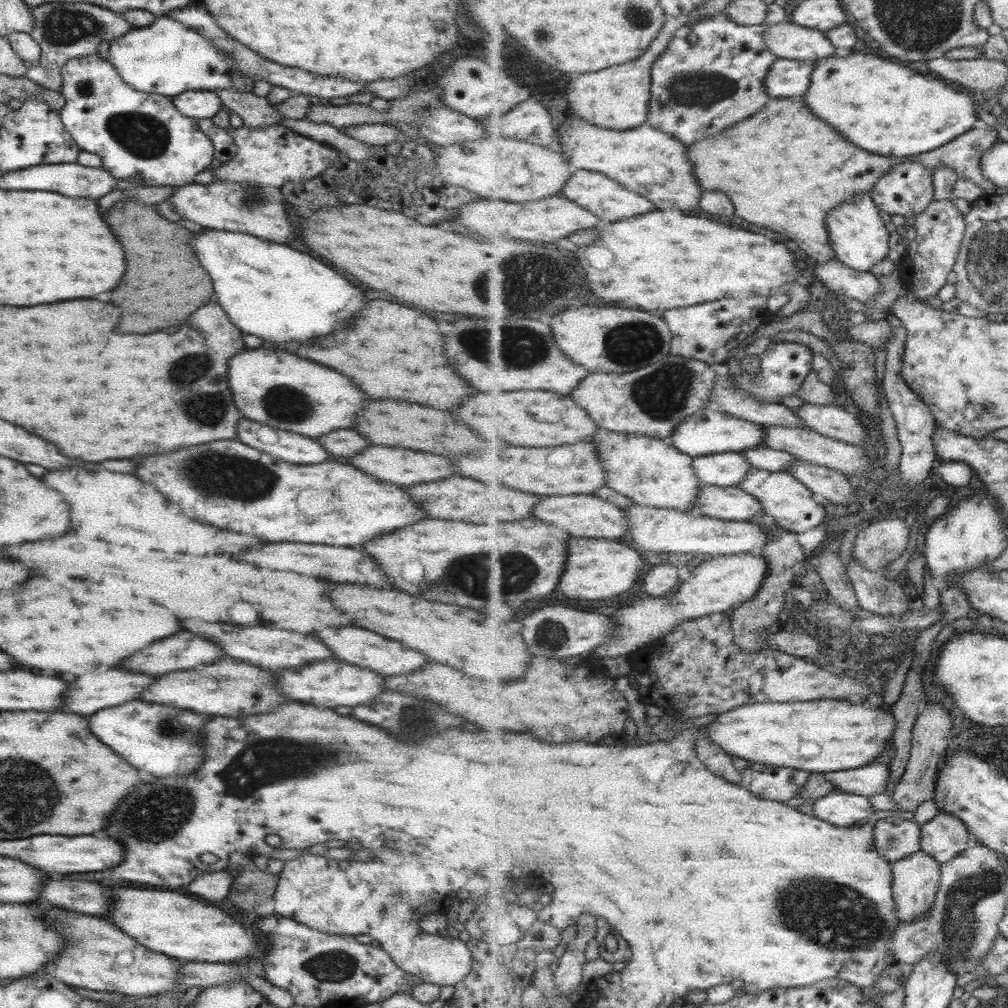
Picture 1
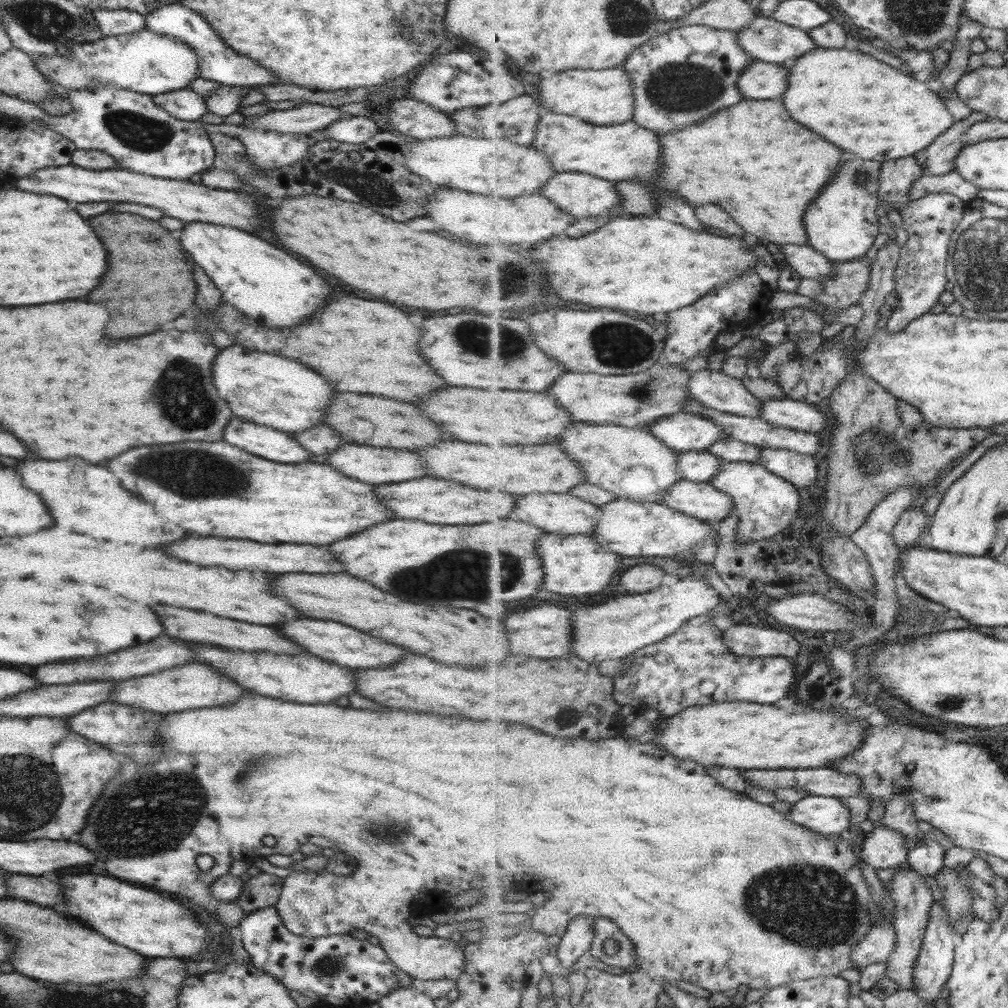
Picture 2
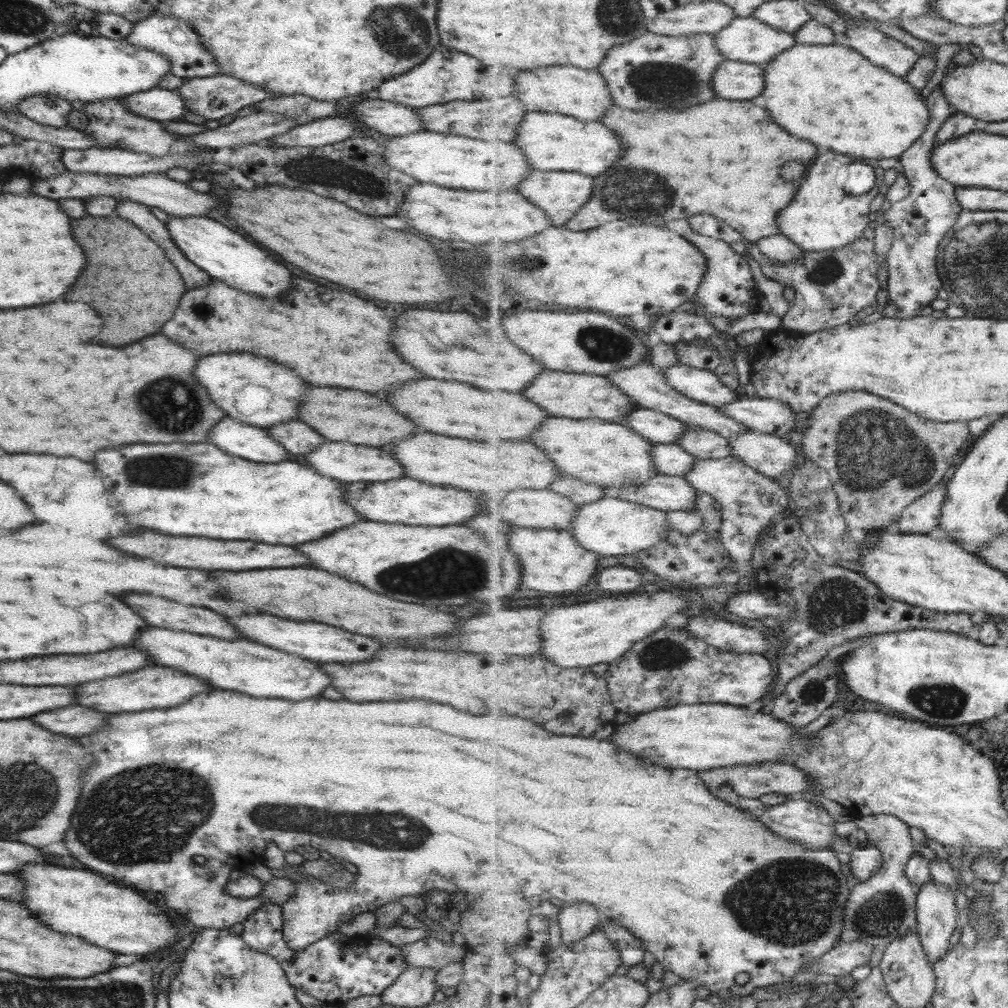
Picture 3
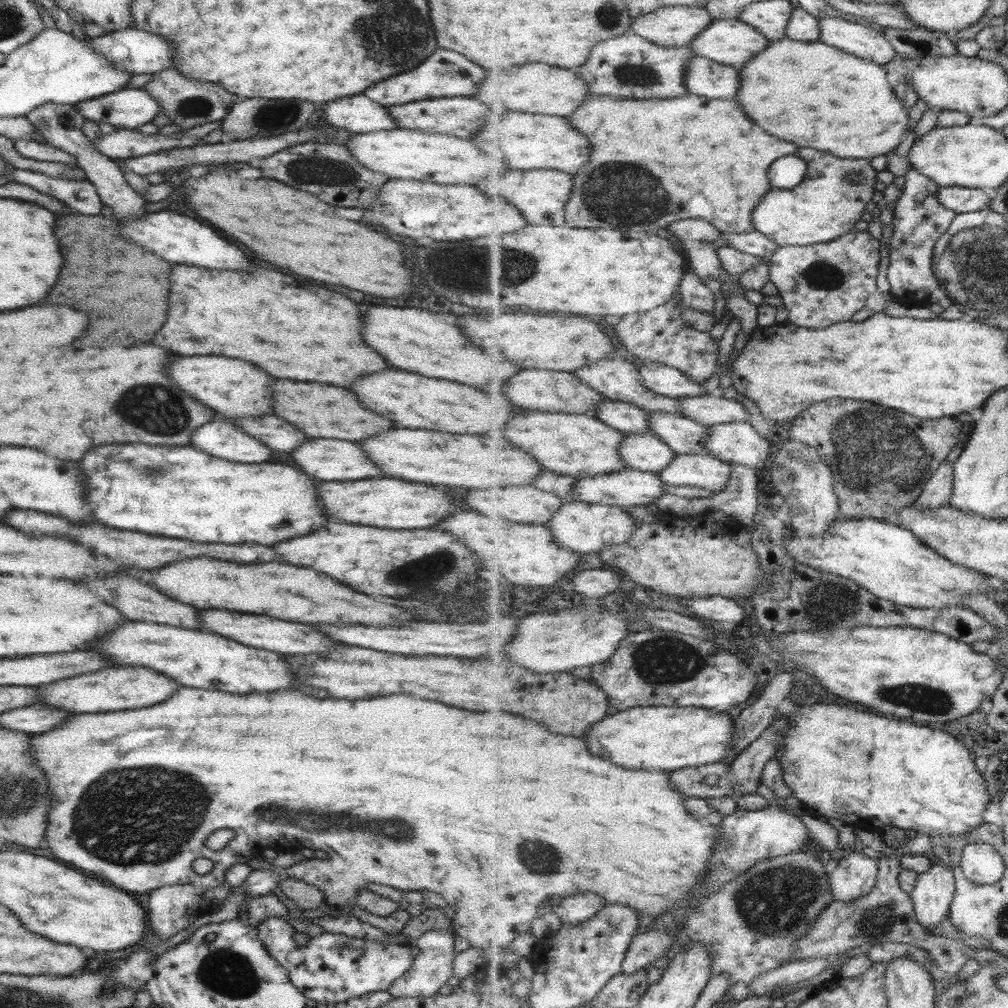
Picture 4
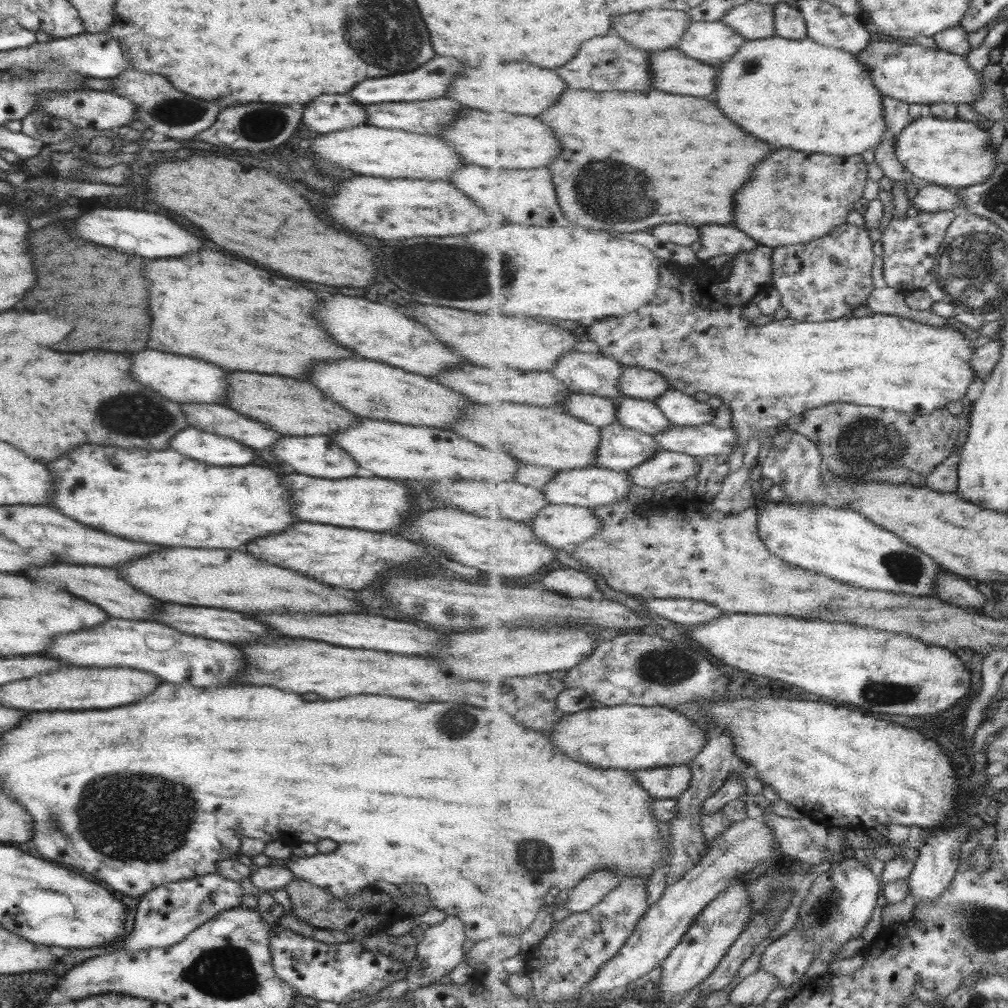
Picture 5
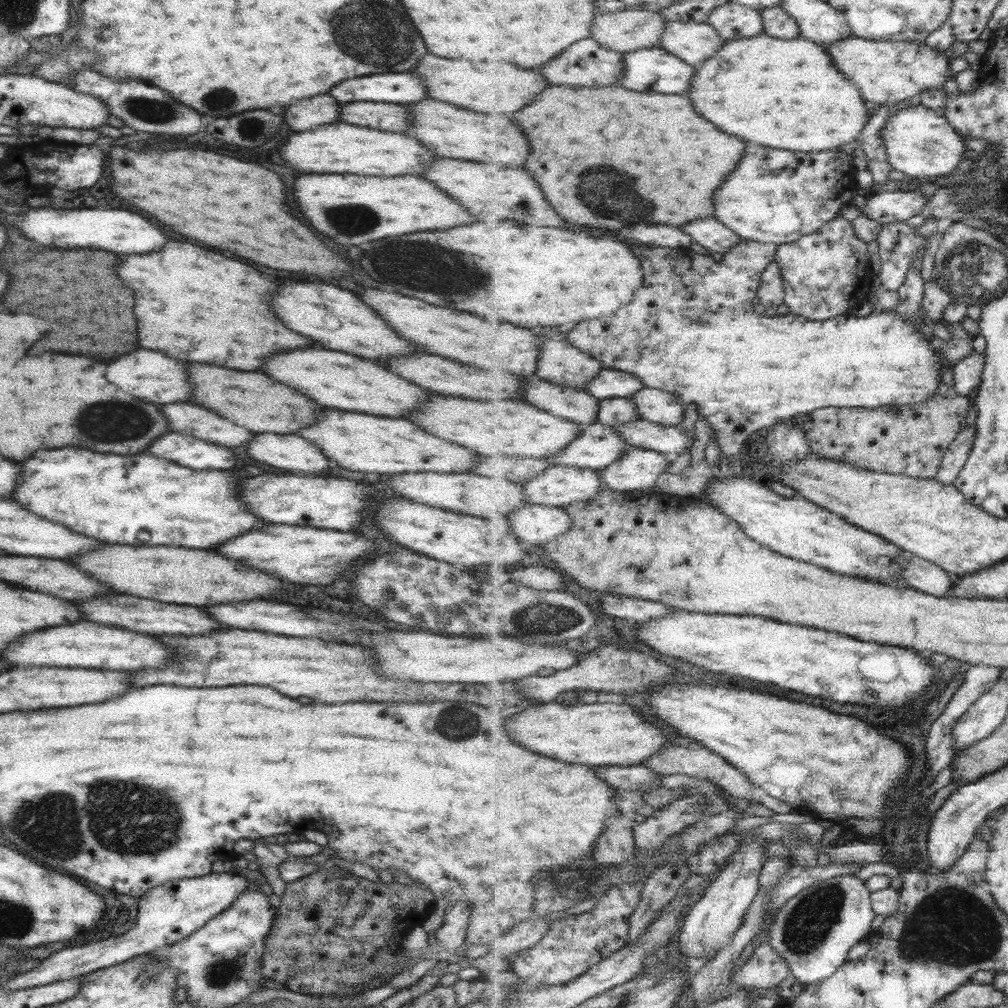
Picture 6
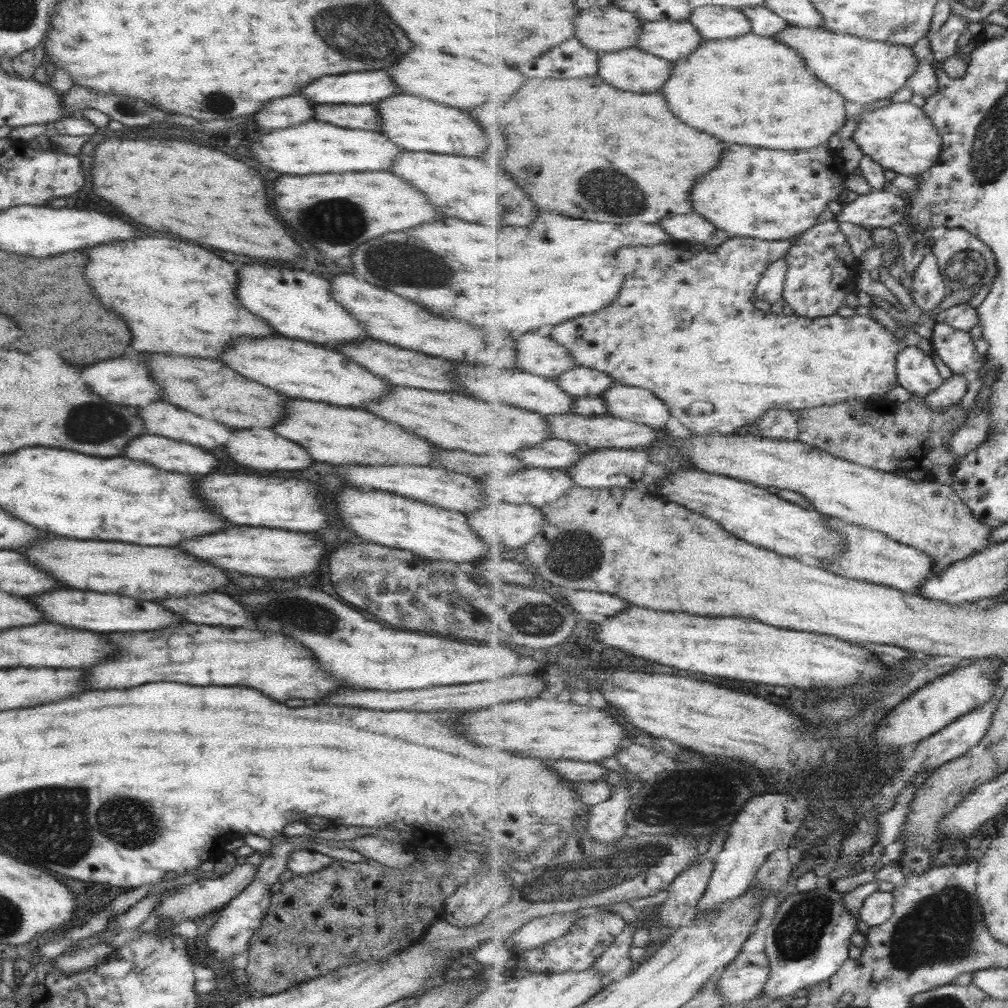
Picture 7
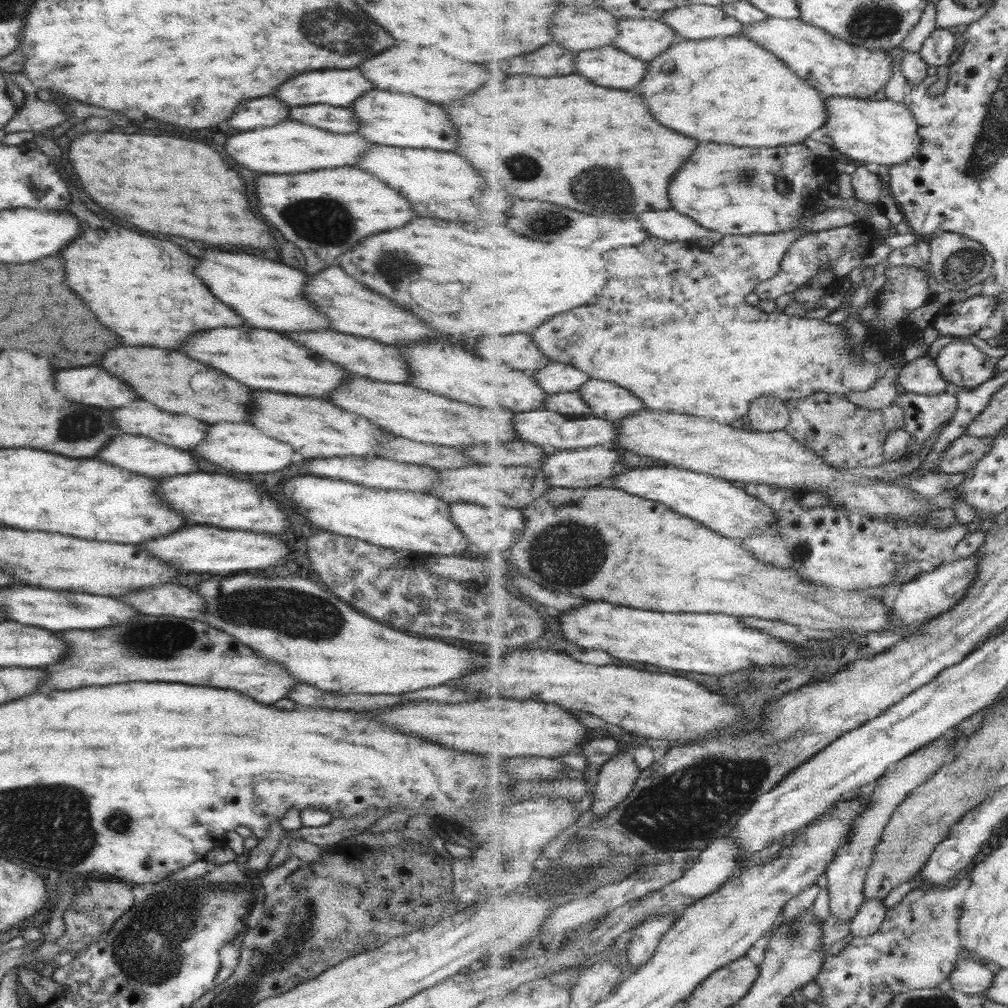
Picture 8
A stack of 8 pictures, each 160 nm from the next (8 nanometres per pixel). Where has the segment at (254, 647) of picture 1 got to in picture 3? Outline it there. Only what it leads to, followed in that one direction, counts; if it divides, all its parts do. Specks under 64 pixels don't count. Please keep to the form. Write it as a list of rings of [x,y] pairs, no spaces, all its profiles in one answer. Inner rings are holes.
[[[123,594],[117,596],[121,602],[125,602],[129,608],[133,608],[133,612],[137,612],[145,624],[149,626],[157,626],[157,628],[169,628],[169,630],[183,630],[183,632],[193,632],[193,634],[201,634],[201,636],[213,636],[213,638],[221,638],[221,640],[235,640],[239,638],[237,632],[223,620],[223,616],[205,610],[205,608],[197,608],[197,606],[183,606],[183,604],[175,604],[171,600],[163,600],[159,596],[147,596],[147,594]]]

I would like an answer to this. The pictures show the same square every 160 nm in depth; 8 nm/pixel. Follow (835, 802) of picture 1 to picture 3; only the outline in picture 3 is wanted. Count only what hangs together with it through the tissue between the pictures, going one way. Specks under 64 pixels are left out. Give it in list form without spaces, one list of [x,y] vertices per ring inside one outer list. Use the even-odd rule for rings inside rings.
[[[809,798],[789,799],[783,804],[768,805],[766,809],[762,810],[761,814],[755,815],[754,819],[764,822],[773,833],[777,833],[781,838],[802,844],[805,848],[825,849],[830,847],[836,838],[835,820],[831,817],[831,814],[825,808],[811,803]]]

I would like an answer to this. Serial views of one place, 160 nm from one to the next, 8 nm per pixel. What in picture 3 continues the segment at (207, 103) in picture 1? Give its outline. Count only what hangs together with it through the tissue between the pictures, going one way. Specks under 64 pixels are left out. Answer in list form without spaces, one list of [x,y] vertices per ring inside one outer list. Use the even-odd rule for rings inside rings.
[[[149,88],[145,92],[135,92],[120,100],[129,113],[141,118],[156,120],[159,123],[175,121],[186,113],[176,90]]]

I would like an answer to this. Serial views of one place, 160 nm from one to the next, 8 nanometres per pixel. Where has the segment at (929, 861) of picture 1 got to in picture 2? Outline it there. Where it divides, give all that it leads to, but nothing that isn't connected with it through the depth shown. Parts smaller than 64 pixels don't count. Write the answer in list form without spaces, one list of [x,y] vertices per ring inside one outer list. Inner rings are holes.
[[[905,863],[904,867],[901,865],[901,867],[901,871],[887,882],[889,896],[896,906],[894,926],[897,931],[897,946],[886,962],[888,964],[887,977],[894,980],[899,989],[915,990],[916,962],[920,958],[933,905],[938,901],[933,898],[929,877],[919,874],[908,863]]]

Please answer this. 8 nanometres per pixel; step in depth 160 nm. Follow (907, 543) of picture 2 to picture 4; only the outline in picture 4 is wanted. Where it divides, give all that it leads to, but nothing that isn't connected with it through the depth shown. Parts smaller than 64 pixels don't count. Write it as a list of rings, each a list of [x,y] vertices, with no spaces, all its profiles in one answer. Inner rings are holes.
[[[943,463],[925,483],[923,494],[917,504],[923,509],[941,508],[950,504],[956,486],[954,465]]]

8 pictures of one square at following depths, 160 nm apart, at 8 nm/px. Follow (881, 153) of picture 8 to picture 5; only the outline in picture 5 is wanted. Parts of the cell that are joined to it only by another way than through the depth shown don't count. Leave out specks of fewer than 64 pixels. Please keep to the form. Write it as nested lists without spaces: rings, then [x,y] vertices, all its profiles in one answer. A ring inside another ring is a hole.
[[[927,116],[913,120],[899,135],[899,162],[922,183],[935,183],[951,188],[965,188],[984,183],[999,164],[997,150],[991,147],[991,134],[974,122],[941,120]]]

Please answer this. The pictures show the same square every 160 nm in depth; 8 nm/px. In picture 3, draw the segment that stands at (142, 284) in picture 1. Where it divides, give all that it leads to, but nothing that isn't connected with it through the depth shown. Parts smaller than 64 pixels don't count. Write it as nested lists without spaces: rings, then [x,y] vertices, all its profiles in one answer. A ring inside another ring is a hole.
[[[115,213],[103,217],[83,215],[79,220],[71,220],[69,228],[73,240],[83,250],[85,266],[69,292],[61,298],[71,302],[83,300],[101,316],[101,336],[97,336],[97,340],[101,340],[101,344],[123,346],[129,344],[129,340],[135,342],[159,332],[161,324],[173,314],[183,292],[177,270],[167,262],[159,247]]]

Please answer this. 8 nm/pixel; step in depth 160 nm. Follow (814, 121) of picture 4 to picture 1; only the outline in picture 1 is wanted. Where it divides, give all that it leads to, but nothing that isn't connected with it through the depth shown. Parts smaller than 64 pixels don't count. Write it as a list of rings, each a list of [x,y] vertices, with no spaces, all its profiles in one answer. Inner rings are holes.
[[[852,52],[844,58],[835,55],[817,60],[816,66],[811,88],[802,98],[805,105],[819,118],[835,126],[855,146],[873,154],[900,158],[931,152],[953,142],[957,136],[969,133],[980,122],[975,108],[984,100],[978,94],[962,94],[956,84],[936,75],[931,79],[921,76],[900,61],[888,61],[881,56]]]

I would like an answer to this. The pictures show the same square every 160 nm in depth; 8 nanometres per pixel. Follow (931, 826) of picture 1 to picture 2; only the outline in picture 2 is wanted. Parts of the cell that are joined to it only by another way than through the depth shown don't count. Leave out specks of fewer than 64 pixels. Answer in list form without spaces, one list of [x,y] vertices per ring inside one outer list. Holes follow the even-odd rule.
[[[929,832],[921,839],[917,847],[909,851],[907,863],[919,874],[930,877],[943,868],[945,848]]]

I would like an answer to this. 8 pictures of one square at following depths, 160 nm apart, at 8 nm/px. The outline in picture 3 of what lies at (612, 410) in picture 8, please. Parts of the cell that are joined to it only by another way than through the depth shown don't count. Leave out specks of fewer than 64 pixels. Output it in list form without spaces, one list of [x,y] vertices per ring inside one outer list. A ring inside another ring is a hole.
[[[741,395],[731,404],[721,405],[720,410],[746,424],[750,430],[784,438],[797,424],[797,414],[789,404],[772,398]]]

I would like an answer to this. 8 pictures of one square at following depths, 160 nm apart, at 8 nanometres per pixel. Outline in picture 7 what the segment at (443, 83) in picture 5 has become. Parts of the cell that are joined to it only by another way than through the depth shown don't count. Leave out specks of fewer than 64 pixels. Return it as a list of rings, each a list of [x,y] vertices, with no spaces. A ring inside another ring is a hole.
[[[347,72],[341,76],[321,76],[299,90],[315,104],[371,104],[397,94],[385,72]]]

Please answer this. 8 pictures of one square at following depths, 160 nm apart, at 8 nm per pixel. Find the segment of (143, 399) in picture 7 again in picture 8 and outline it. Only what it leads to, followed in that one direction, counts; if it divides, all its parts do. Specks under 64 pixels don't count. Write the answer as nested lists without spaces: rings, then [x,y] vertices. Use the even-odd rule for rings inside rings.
[[[87,366],[55,372],[55,388],[65,400],[73,400],[83,406],[97,408],[119,408],[135,400],[133,392],[107,372]]]

